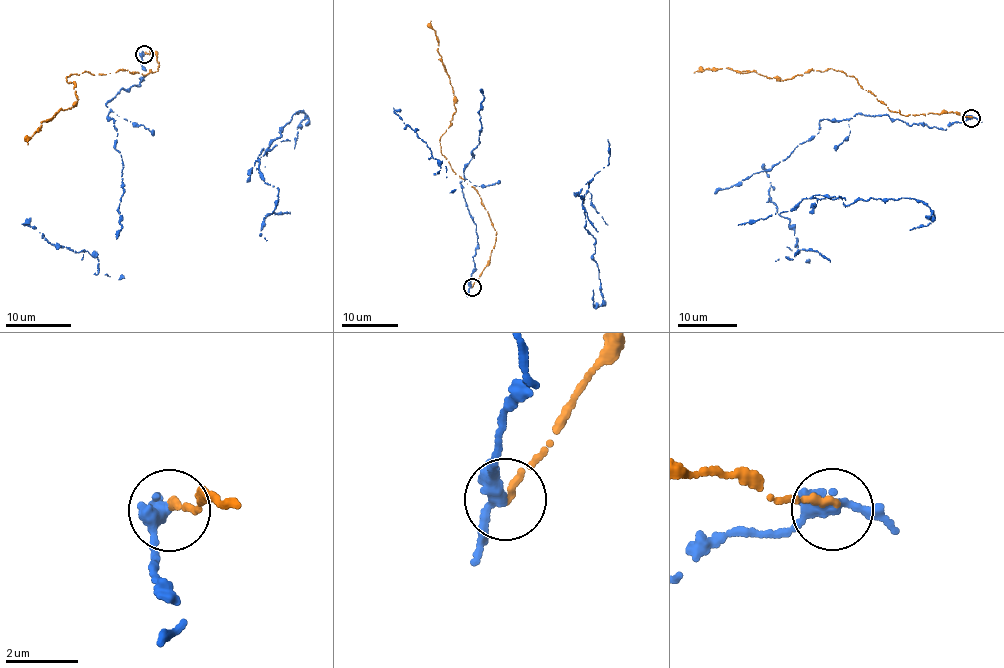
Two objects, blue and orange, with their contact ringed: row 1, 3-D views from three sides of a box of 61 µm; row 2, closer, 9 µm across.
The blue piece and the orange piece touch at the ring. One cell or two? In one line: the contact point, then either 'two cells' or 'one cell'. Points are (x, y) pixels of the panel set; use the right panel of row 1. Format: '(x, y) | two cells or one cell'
(971, 118) | two cells

